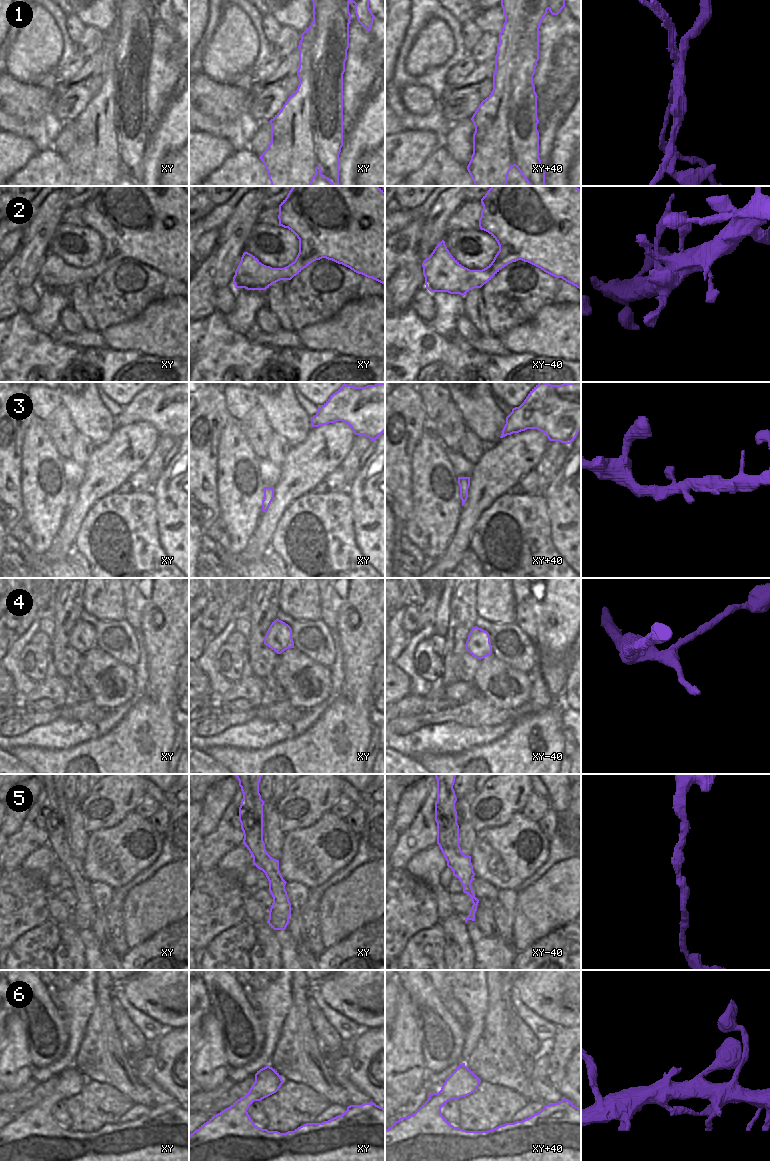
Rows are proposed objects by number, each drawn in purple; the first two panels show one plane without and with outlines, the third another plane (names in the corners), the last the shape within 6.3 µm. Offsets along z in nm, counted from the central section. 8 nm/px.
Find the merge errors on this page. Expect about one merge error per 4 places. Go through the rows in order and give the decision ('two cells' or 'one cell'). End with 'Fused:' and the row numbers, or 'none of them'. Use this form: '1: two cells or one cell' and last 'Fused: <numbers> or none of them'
1: two cells
2: one cell
3: one cell
4: one cell
5: one cell
6: one cell
Fused: 1

